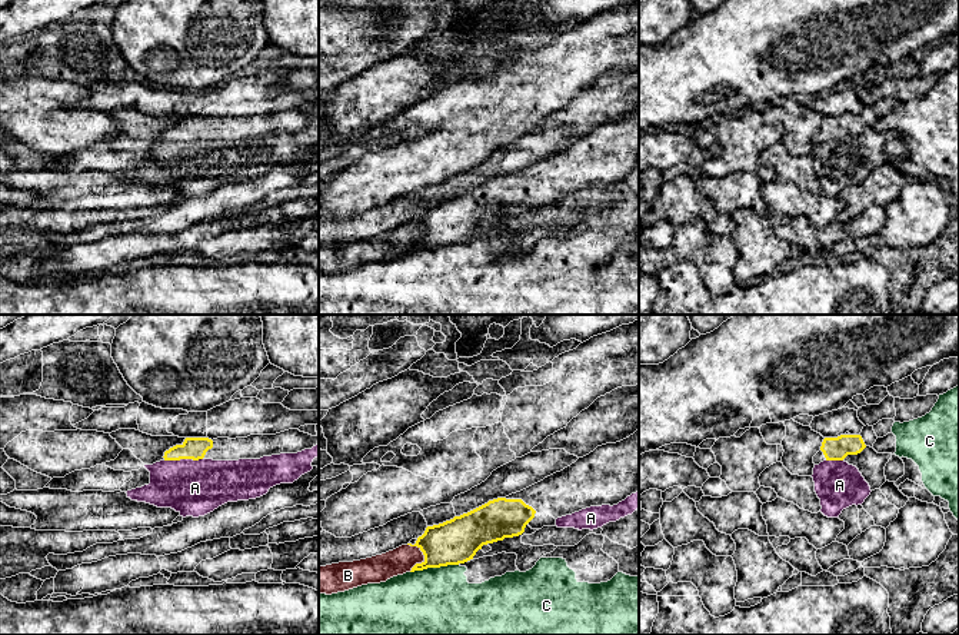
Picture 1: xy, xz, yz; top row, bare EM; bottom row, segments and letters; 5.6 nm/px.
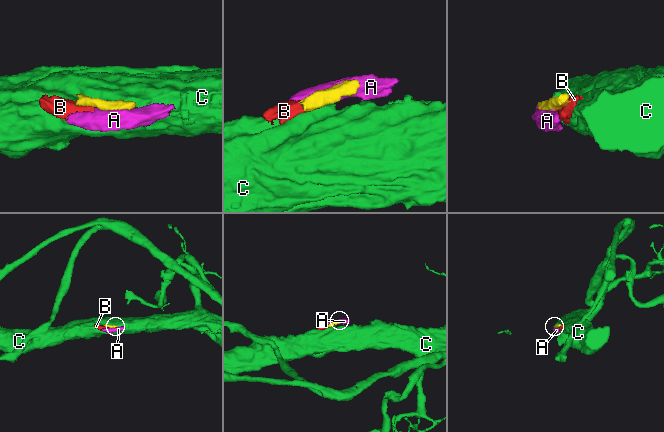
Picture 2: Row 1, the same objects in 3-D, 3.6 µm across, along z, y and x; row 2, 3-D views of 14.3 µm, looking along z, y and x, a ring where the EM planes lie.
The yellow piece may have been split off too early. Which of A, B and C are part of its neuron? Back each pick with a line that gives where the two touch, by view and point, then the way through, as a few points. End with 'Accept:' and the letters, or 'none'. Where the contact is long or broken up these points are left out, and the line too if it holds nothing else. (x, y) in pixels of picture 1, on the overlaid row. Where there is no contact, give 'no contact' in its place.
Accept: none

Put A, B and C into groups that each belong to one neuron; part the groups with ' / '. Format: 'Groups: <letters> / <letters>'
Groups: A B / C

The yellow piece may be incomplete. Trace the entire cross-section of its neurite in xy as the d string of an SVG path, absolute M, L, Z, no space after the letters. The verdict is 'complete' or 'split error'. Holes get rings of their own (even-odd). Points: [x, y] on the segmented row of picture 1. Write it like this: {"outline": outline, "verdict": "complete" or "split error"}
{"outline": "M289 429L276 435L250 435L247 438L186 438L182 445L176 445L164 452L164 461L180 459L213 459L239 461L260 459L263 456L280 453L297 453L319 445L319 436Z", "verdict": "split error"}

